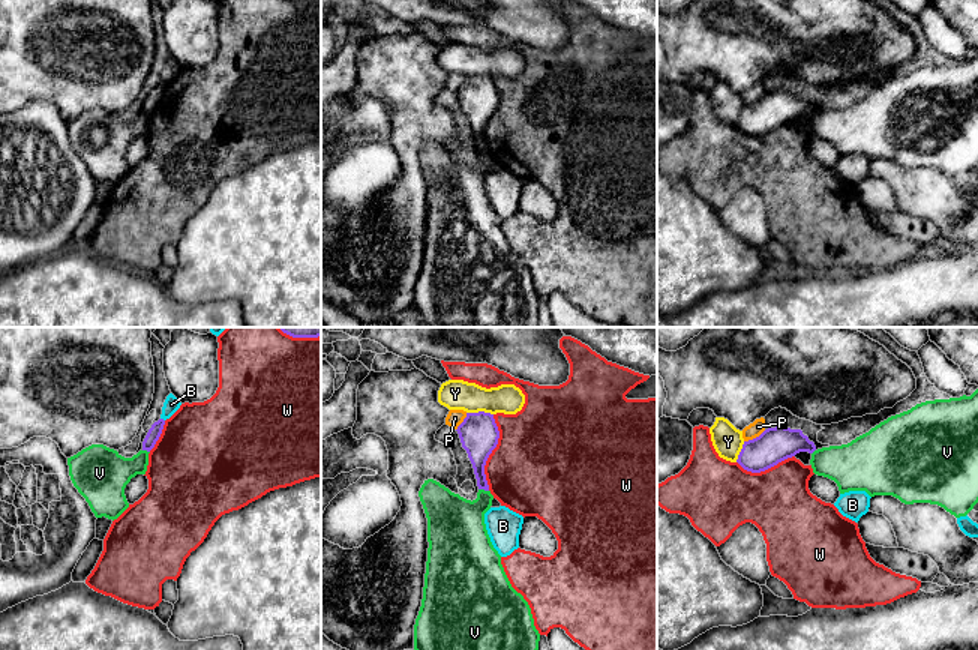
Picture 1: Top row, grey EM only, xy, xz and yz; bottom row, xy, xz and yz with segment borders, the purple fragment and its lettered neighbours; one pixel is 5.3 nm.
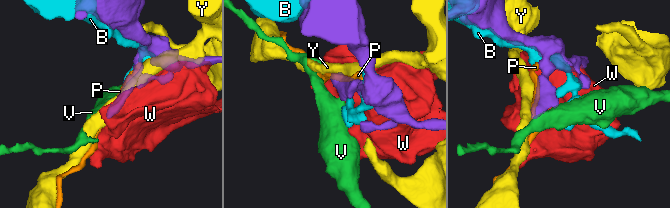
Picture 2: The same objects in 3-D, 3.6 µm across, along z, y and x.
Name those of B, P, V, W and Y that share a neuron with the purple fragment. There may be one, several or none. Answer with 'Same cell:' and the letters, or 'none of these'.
Same cell: none of these

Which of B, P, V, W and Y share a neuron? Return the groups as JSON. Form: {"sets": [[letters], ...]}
{"sets": [["B"], ["P"], ["V"], ["W"], ["Y"]]}

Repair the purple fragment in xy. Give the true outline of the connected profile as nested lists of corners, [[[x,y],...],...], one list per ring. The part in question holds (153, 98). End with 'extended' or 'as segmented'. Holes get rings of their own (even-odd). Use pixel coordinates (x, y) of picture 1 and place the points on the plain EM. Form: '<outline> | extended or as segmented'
[[[159,83],[158,86],[154,86],[152,89],[152,92],[148,93],[148,96],[142,105],[142,114],[150,116],[154,111],[156,105],[159,104],[160,98],[162,98],[164,89],[165,89],[164,83]]] | as segmented

